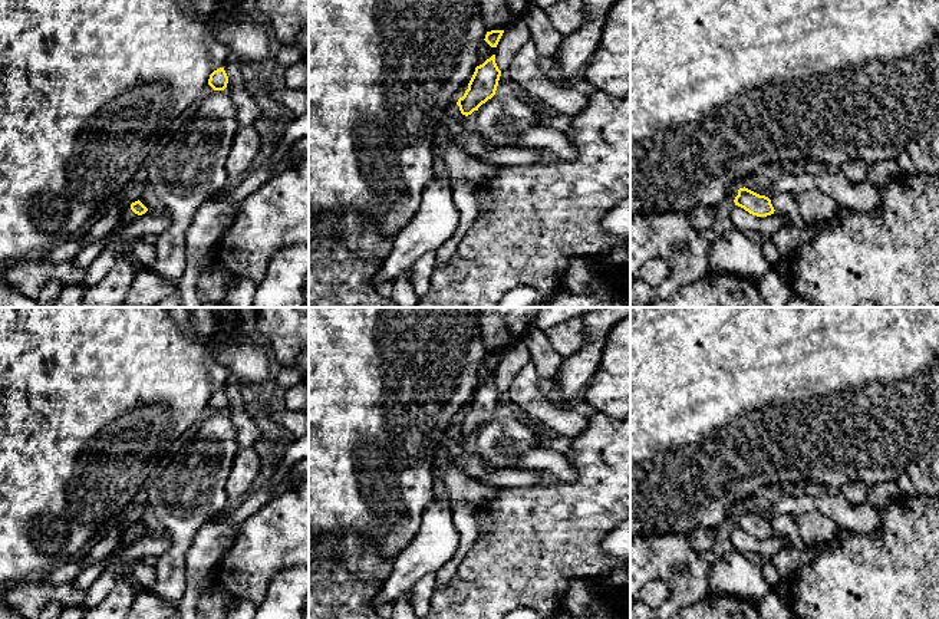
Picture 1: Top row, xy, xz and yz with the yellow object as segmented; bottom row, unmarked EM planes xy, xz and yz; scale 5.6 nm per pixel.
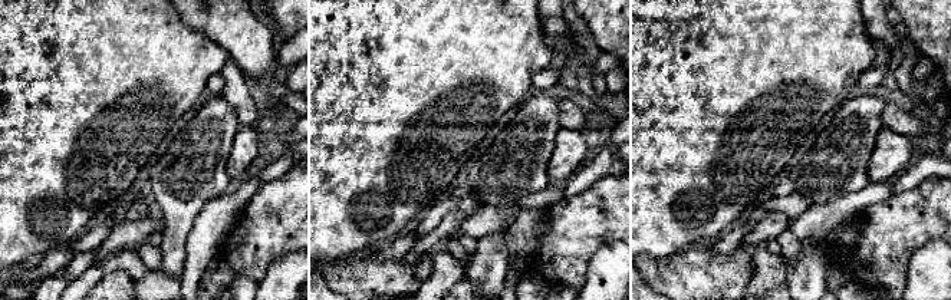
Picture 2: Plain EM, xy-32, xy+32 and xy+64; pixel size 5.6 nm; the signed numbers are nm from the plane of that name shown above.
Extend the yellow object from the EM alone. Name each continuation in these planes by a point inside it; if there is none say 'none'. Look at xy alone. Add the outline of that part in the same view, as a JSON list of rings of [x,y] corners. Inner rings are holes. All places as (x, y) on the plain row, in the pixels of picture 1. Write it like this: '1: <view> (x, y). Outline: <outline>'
1: xy (128, 537). Outline: [[[128,527],[122,537],[121,537],[121,541],[118,544],[118,547],[113,550],[113,553],[118,553],[119,550],[128,547],[129,544],[132,544],[134,541],[136,541],[139,537],[135,536],[132,531],[131,531],[131,527]]]

